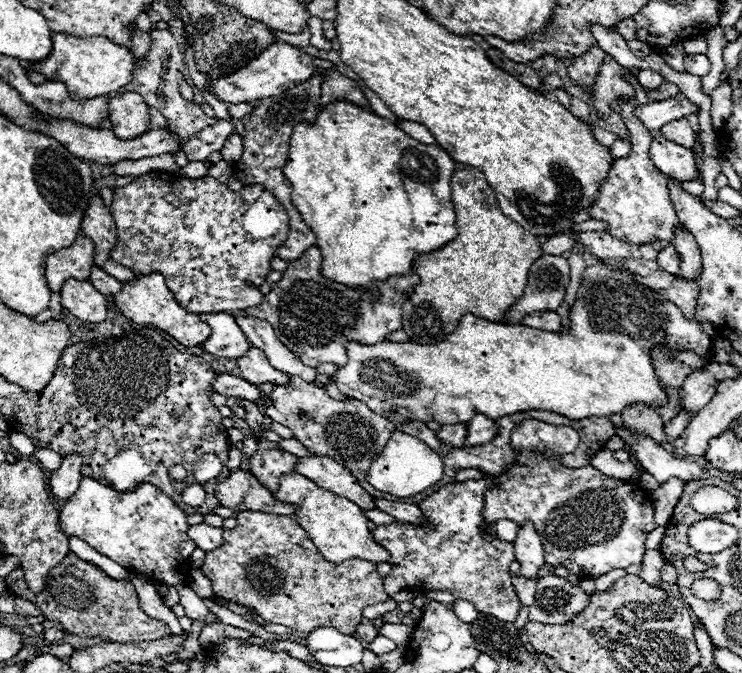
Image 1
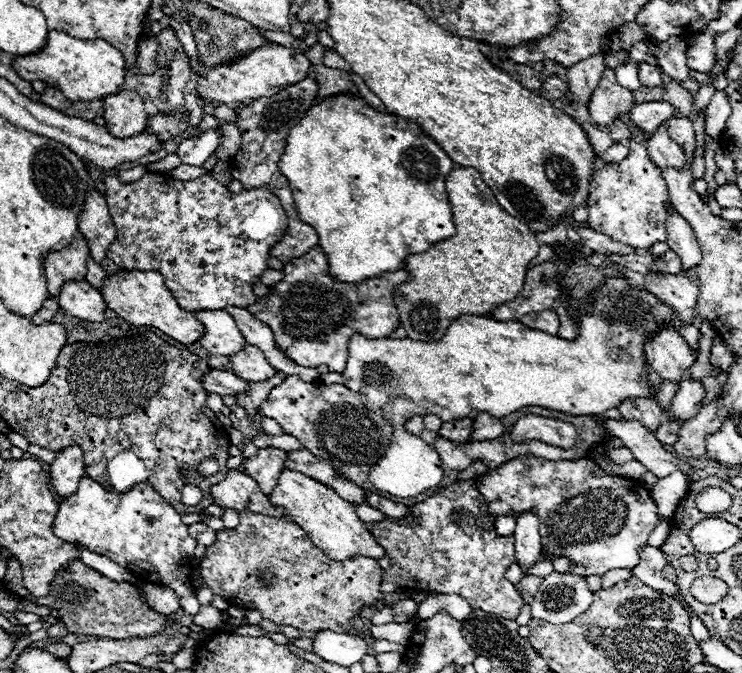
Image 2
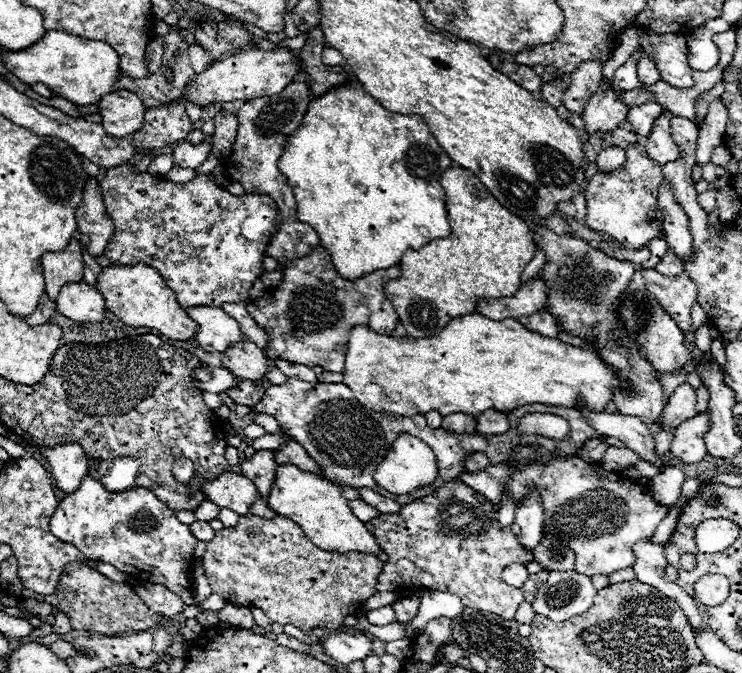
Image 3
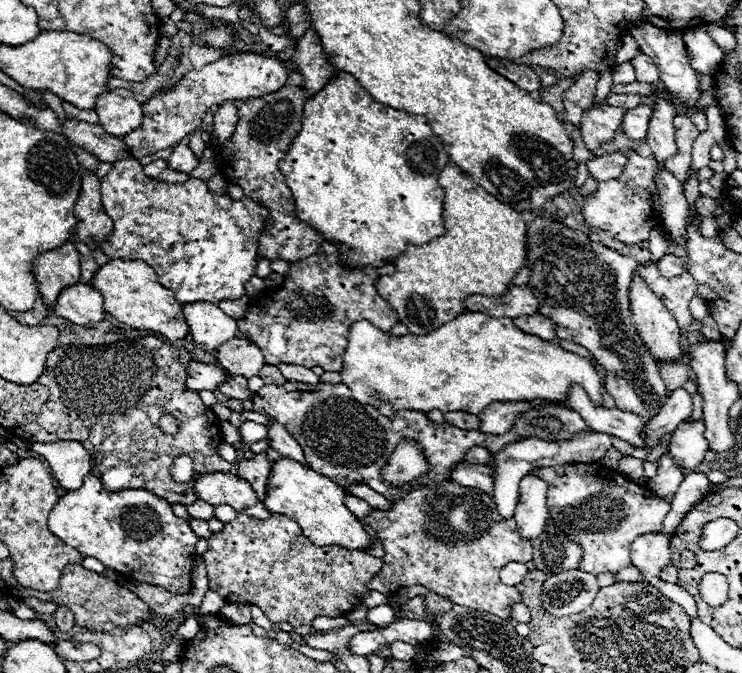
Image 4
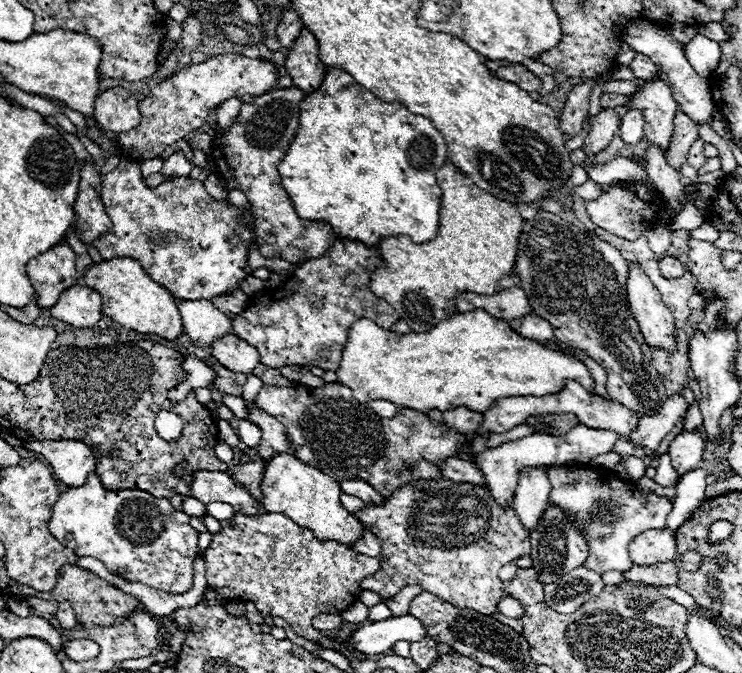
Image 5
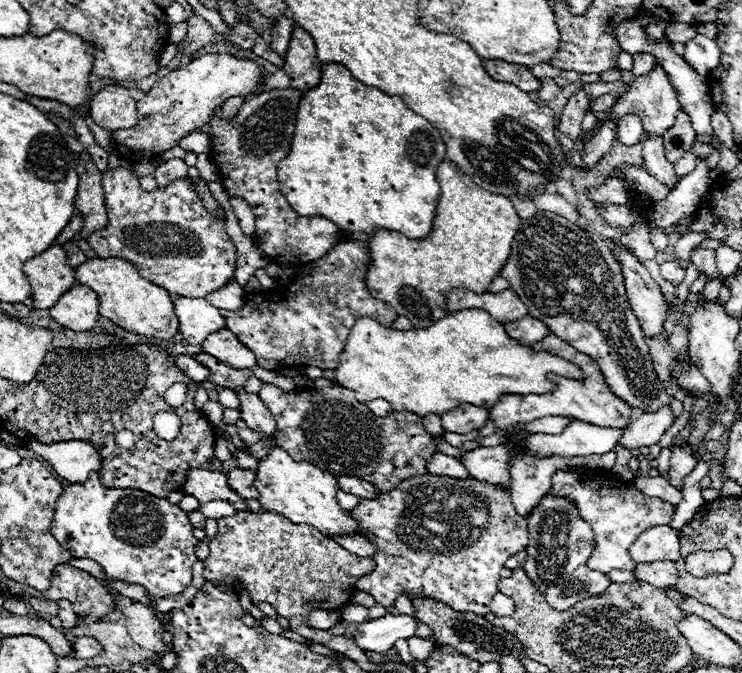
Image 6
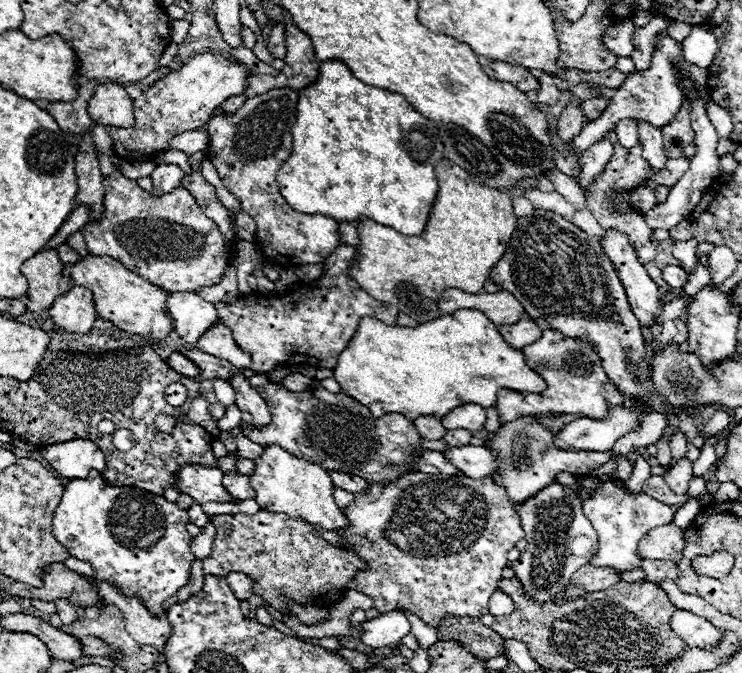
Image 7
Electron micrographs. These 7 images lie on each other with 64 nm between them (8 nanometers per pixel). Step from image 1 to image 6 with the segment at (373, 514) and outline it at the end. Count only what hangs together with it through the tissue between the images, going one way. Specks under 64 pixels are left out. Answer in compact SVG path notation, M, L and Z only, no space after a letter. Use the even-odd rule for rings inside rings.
M338 490L338 504L344 508L344 510L352 510L352 508L356 508L358 504L360 504L360 498L358 496L354 496L354 494L348 494L348 492L342 492L342 490Z

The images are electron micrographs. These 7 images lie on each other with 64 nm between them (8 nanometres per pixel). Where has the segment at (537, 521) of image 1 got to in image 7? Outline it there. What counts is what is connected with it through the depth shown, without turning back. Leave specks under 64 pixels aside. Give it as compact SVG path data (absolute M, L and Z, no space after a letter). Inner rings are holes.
M424 450L416 468L418 468L418 472L424 472L424 474L448 474L448 476L462 474L462 472L458 472L458 468L454 464L450 464L440 452L434 452L434 450ZM560 472L560 476L556 476L556 482L574 490L580 500L582 500L582 510L584 516L592 522L592 526L598 532L598 552L596 556L592 556L590 564L592 566L602 566L602 568L614 568L614 570L634 570L640 568L642 560L636 554L638 542L648 534L648 530L662 526L662 524L670 524L674 510L672 506L666 506L658 500L654 500L648 494L630 494L622 482L604 482L600 484L594 494L590 496L588 492L584 492L578 484L578 478L574 474L568 472Z

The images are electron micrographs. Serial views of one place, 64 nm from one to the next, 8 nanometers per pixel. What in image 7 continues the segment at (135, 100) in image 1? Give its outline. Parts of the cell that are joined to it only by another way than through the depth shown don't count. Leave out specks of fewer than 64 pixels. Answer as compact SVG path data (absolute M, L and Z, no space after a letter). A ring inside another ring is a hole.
M106 82L100 84L90 98L88 114L96 124L128 128L134 124L134 102L124 86Z

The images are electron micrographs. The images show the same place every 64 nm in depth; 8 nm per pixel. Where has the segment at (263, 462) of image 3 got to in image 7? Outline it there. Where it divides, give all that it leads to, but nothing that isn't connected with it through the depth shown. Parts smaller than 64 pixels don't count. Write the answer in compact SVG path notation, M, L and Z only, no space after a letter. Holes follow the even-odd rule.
M234 470L234 472L228 472L222 482L224 482L226 490L228 490L236 500L248 500L248 498L254 498L254 496L256 496L254 488L250 486L250 476L242 476L242 474L238 474L236 470Z

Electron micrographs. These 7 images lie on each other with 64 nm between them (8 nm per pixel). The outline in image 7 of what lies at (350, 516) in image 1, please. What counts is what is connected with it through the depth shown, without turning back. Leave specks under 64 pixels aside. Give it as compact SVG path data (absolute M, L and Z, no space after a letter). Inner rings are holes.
M276 444L266 446L266 452L256 460L256 468L254 474L250 476L250 484L256 490L256 502L264 510L284 512L292 518L300 518L324 530L348 528L348 518L344 516L342 508L338 508L334 502L332 496L334 484L328 472L322 466L292 456L290 452L286 452Z

